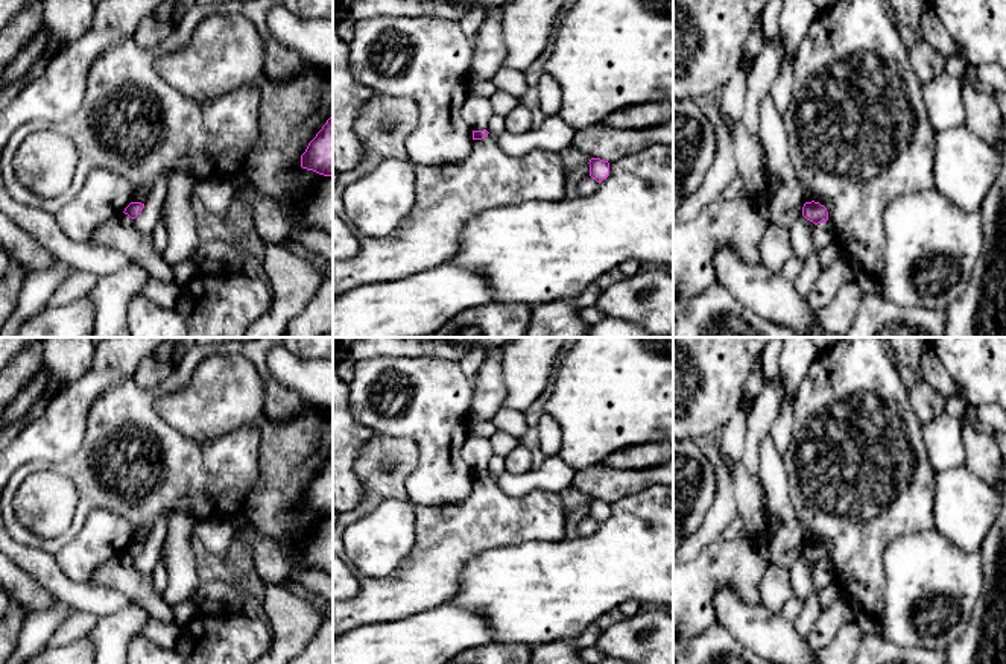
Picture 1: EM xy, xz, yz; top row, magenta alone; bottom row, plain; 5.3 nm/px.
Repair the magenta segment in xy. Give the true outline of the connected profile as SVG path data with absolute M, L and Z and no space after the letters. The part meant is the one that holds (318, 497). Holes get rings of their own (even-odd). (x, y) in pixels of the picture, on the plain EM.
M333 456L301 495L301 507L324 517L333 517Z

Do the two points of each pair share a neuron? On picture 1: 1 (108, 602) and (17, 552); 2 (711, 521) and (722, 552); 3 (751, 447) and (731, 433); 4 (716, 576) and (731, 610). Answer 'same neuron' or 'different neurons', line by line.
1: same neuron
2: different neurons
3: different neurons
4: different neurons

